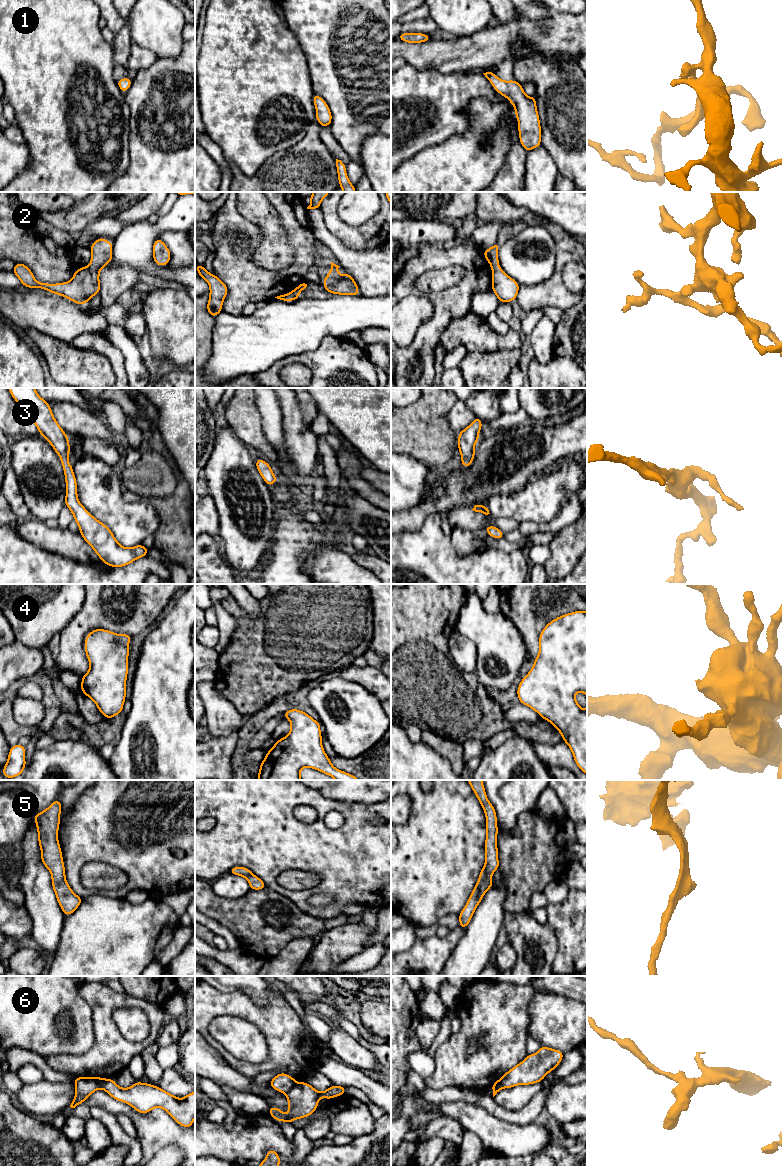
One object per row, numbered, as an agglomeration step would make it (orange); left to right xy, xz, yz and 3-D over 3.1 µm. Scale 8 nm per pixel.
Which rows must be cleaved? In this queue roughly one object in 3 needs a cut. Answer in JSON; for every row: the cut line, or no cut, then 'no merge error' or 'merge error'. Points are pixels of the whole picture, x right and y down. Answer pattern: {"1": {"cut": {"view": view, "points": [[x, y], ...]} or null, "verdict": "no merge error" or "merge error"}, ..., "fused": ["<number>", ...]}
{"1": {"cut": null, "verdict": "no merge error"}, "2": {"cut": {"view": "xy", "points": [[90, 264], [99, 271]]}, "verdict": "merge error"}, "3": {"cut": null, "verdict": "no merge error"}, "4": {"cut": null, "verdict": "no merge error"}, "5": {"cut": null, "verdict": "no merge error"}, "6": {"cut": {"view": "xz", "points": [[296, 1082], [286, 1093]]}, "verdict": "merge error"}, "fused": ["2", "6"]}

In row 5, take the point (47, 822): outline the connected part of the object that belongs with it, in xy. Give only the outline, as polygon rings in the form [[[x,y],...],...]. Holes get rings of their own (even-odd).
[[[56,799],[44,811],[33,814],[38,831],[41,861],[51,872],[52,888],[65,916],[71,915],[81,904],[82,898],[76,895],[66,881],[65,866],[58,840],[61,802]]]

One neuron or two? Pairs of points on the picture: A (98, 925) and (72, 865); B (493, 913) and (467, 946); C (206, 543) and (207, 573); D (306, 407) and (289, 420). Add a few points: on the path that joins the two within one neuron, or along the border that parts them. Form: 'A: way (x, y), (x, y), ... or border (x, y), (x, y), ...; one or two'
A: border (110, 897), (91, 894), (83, 899); two
B: way (486, 921), (483, 930), (475, 938); one
C: way (208, 550), (207, 566); one
D: border (296, 398), (303, 423), (309, 428); two

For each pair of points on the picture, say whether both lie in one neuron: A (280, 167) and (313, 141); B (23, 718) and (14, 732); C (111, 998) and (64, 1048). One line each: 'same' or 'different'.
A: same
B: different
C: different

